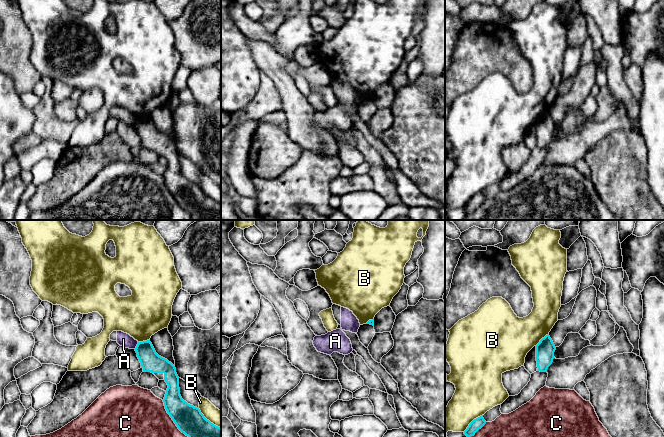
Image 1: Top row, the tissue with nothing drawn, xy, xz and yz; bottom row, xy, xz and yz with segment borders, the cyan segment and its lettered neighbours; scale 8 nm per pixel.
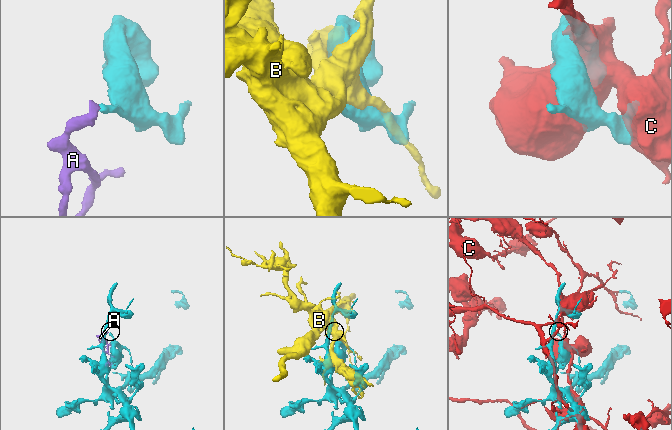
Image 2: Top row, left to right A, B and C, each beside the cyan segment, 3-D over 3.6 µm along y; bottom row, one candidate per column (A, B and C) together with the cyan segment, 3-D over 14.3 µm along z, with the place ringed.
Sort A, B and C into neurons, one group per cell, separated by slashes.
A / B / C

